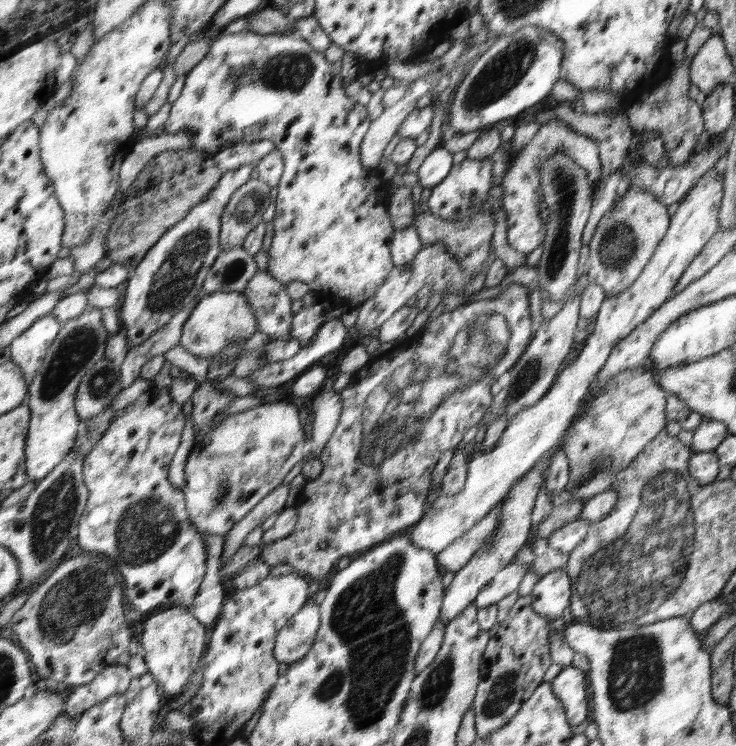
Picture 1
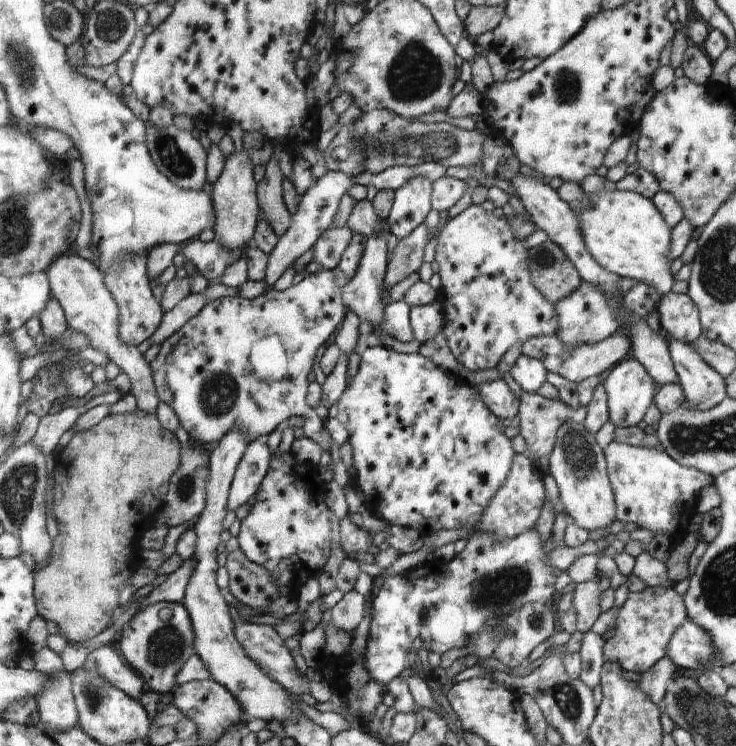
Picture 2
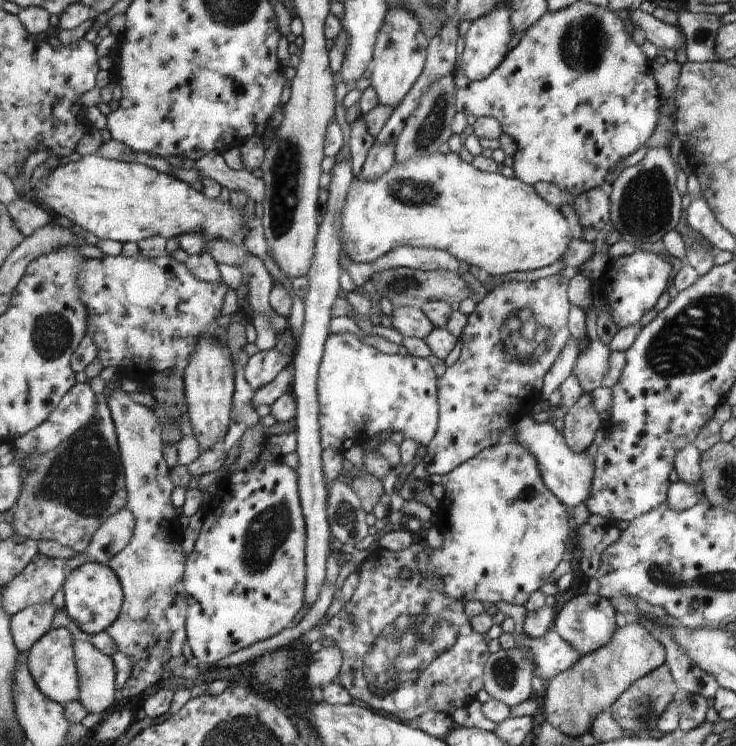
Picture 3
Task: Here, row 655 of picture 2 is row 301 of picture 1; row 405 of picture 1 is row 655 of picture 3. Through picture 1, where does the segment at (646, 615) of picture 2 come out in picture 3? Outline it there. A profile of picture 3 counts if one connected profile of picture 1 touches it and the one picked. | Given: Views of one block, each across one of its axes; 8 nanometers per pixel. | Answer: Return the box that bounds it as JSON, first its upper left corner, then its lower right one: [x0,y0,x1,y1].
[518,629,581,682]

